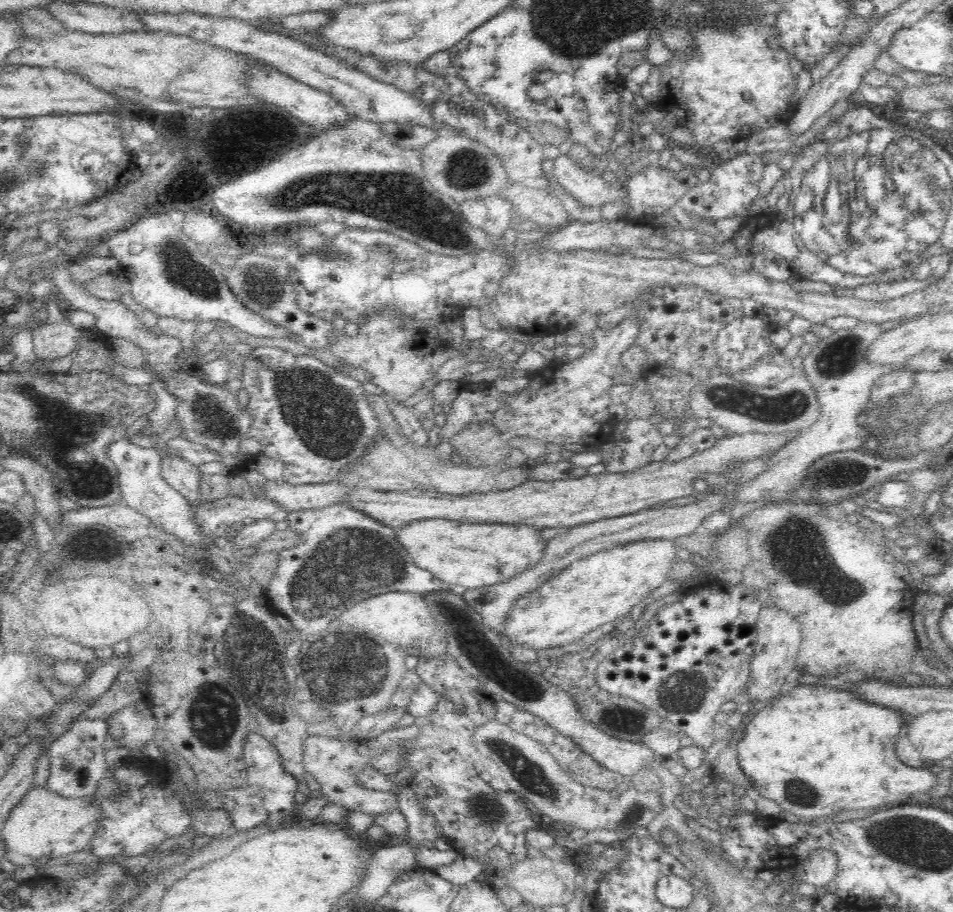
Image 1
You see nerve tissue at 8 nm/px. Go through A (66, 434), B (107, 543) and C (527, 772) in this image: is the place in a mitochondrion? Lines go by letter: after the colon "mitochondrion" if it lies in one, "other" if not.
A: mitochondrion
B: mitochondrion
C: mitochondrion

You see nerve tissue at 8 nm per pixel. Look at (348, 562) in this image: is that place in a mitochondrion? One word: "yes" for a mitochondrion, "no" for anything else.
yes

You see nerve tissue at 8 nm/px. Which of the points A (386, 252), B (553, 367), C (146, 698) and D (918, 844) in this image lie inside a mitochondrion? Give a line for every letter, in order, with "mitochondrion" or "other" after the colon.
A: mitochondrion
B: other
C: other
D: mitochondrion

